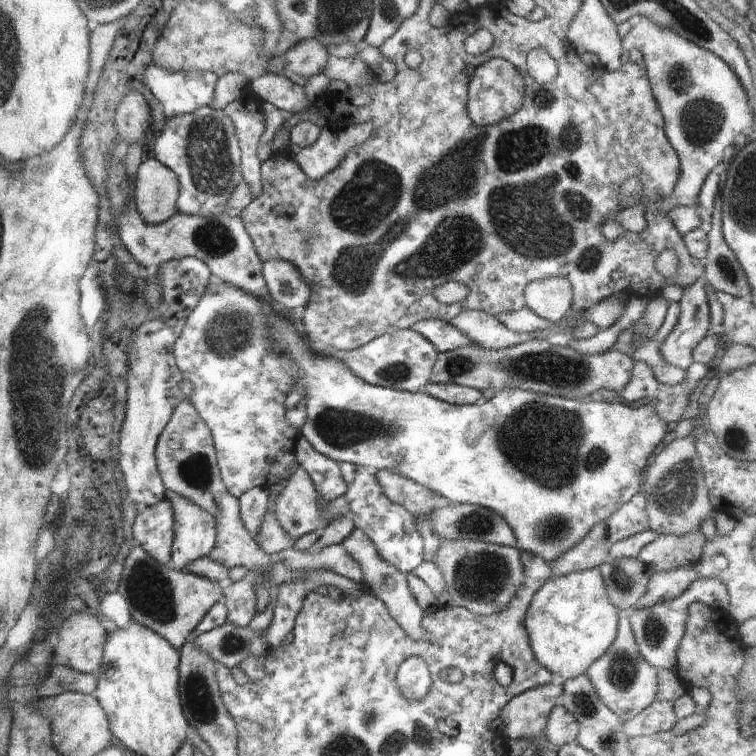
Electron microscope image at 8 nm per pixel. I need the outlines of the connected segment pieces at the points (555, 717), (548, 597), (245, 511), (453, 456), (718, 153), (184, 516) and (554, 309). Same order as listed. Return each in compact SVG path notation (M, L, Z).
M555 706L549 714L545 735L552 748L577 740L581 726L578 721L563 707Z
M594 567L548 579L532 597L524 617L524 626L537 662L551 673L559 674L563 681L567 681L584 675L587 668L608 650L617 635L618 617L617 608L610 602L601 570Z
M264 487L251 488L239 498L239 509L244 526L254 538L256 538L257 530L261 527L264 515L269 509L268 501L269 489Z
M272 307L267 308L269 316L269 329L273 336L273 341L279 346L279 352L282 351L293 361L299 364L299 378L296 386L302 387L305 392L306 401L306 420L301 426L301 436L304 437L316 452L330 458L330 460L348 464L355 464L368 468L373 471L390 470L396 471L399 475L412 479L414 482L431 488L432 491L444 496L452 503L468 503L469 505L480 505L487 509L493 510L500 515L512 529L517 540L517 548L520 551L529 552L531 555L542 557L548 564L555 561L559 556L568 552L575 544L578 544L595 524L600 524L616 512L624 502L628 502L628 496L632 492L641 491L642 479L645 478L645 468L648 464L648 458L652 453L656 453L658 444L661 444L666 433L671 429L656 414L653 404L632 408L620 402L603 402L594 401L591 398L586 400L569 399L560 395L545 395L532 391L525 391L519 388L503 388L497 391L495 396L490 400L482 400L473 405L451 405L450 403L438 400L428 396L423 390L411 393L408 391L399 391L388 387L379 387L364 382L357 377L342 361L335 359L332 354L318 354L310 342L306 340L304 332L300 332L300 320L304 314L305 308L300 307L293 309L294 314L290 314L288 319L276 316Z
M642 17L621 40L621 45L623 46L620 60L622 64L630 61L629 51L632 48L642 53L642 66L647 70L651 91L664 117L666 136L679 156L681 166L678 182L674 190L659 202L659 210L667 215L678 232L684 236L687 232L703 226L697 212L697 200L706 176L714 166L724 160L724 156L728 156L734 138L740 132L748 132L748 128L754 124L748 97L739 78L721 58L649 18Z
M168 493L168 499L174 511L174 540L171 546L170 564L173 569L184 571L187 566L202 557L208 557L210 551L216 546L216 521L214 516L203 508L191 503L188 499L179 495Z
M548 277L532 281L524 290L525 304L539 317L551 322L560 320L571 308L573 290L564 277Z

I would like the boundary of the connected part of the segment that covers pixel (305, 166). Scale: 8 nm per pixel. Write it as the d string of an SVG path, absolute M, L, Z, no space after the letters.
M364 123L348 127L344 132L334 133L324 124L316 142L304 148L290 146L286 152L308 178L321 179L340 164L348 150L370 138L372 127L372 124Z

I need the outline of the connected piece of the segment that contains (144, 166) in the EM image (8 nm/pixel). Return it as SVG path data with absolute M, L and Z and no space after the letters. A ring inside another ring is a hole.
M146 154L135 176L134 200L139 215L150 224L168 220L178 211L178 195L175 172Z

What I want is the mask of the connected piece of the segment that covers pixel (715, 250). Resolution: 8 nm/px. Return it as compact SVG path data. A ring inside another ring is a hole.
M721 193L715 196L711 228L707 229L707 255L704 258L704 278L711 287L731 296L746 298L751 286L732 249L726 244L721 223Z

